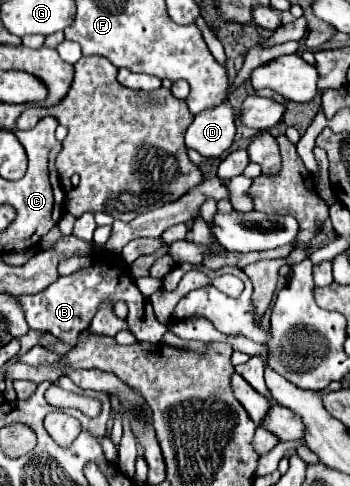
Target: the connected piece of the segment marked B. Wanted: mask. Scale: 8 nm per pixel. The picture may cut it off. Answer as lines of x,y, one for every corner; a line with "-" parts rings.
99,252
99,254
93,254
91,258
93,258
93,264
89,268
77,270
69,276
59,276
43,292
21,298
21,306
23,306
29,328
51,332
53,336
61,338
63,342
75,344
77,334
91,324
93,316
97,314
97,310
103,302
115,304
115,302
123,300
123,302
127,302
127,308
129,308
127,322
141,322
141,330
135,330
135,332
141,332
141,334
135,334
137,340
153,342
153,344
161,342
161,336
167,332
167,326
161,326
157,322
149,298
145,298
139,292
139,288
135,286
133,278
127,274
127,270
119,262
119,258
115,258
113,252
109,252
107,256

